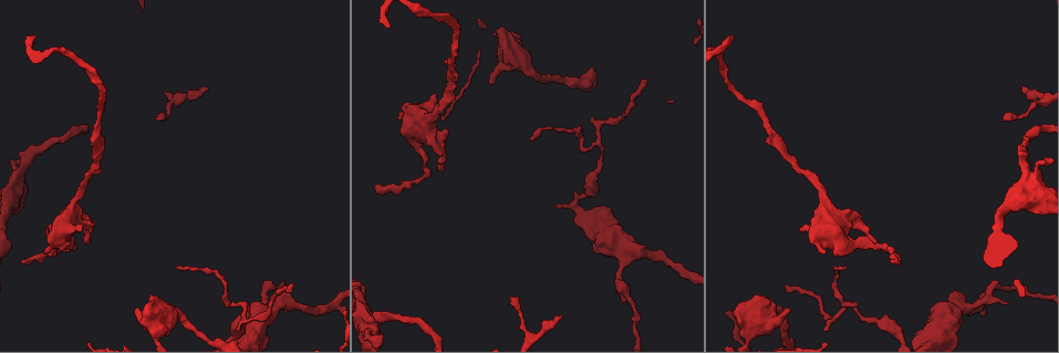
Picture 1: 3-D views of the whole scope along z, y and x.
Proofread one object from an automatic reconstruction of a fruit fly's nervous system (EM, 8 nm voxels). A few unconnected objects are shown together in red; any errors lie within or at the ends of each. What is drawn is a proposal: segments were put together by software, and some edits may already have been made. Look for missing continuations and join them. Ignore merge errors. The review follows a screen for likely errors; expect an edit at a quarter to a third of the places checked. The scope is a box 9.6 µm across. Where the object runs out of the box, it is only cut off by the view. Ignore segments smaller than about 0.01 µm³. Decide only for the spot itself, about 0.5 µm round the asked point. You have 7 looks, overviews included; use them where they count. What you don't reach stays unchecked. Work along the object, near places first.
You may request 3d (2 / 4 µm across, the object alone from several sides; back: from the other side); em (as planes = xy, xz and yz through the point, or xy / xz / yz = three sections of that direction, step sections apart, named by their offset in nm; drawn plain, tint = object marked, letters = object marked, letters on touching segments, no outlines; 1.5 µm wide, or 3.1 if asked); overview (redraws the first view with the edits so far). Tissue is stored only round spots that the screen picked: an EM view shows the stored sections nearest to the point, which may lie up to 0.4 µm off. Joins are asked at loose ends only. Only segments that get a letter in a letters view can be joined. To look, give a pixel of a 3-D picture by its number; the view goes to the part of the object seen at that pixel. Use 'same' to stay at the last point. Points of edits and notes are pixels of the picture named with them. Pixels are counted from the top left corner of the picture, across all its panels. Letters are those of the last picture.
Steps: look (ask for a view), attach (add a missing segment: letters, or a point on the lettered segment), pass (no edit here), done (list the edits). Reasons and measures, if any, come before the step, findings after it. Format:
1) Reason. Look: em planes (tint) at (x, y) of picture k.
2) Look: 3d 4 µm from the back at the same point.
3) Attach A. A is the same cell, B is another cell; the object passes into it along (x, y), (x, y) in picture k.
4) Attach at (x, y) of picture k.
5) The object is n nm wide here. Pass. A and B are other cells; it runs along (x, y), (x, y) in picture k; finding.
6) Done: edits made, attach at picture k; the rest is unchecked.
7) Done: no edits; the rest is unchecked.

Branch stops here. Look: 3d 4 µm at (512, 298) of picture 1.

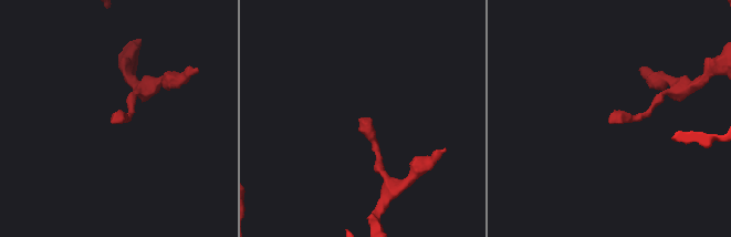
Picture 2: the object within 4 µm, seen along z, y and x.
Now the EM. Look: em planes (letters) at (362, 118) of picture 2.

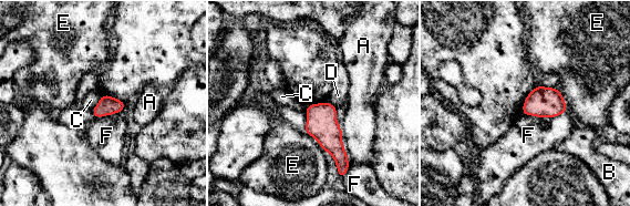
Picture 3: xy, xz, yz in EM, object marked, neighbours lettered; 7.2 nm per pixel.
Pass. A, B, C, D, E and F are other cells; none of them fits.

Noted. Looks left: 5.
Long arm stops here. Look: 3d 2 µm at (386, 28) of picture 1.

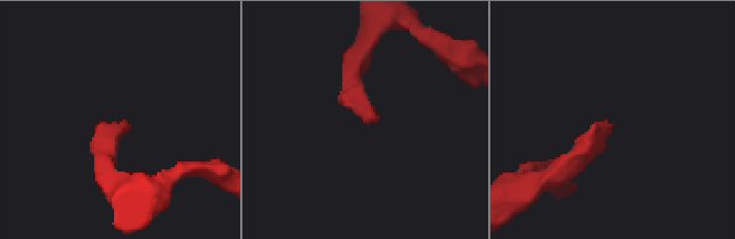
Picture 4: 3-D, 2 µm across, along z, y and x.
Shape alone is not enough. Look: em xy step 4 (tint) at (119, 128) of picture 4.

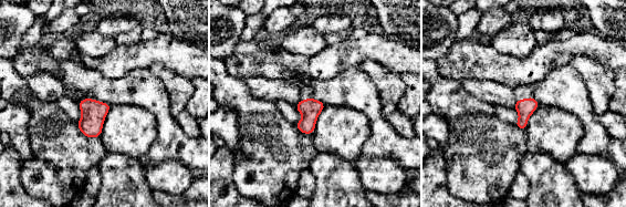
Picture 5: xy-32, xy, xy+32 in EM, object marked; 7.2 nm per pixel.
Another direction. Look: em planes (letters) at the same point.

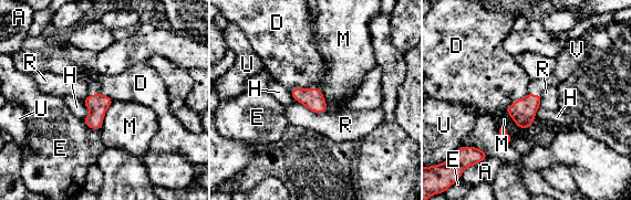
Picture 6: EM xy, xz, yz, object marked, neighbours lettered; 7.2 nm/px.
Attach V. V is the same cell, A, D, E, H, M, R and U are other cells; the object passes into it along (523, 112), (534, 94), (560, 73) in picture 6; the neuron continues.

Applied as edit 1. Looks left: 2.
Done: edits made, attach at picture 6; the rest is unchecked.

